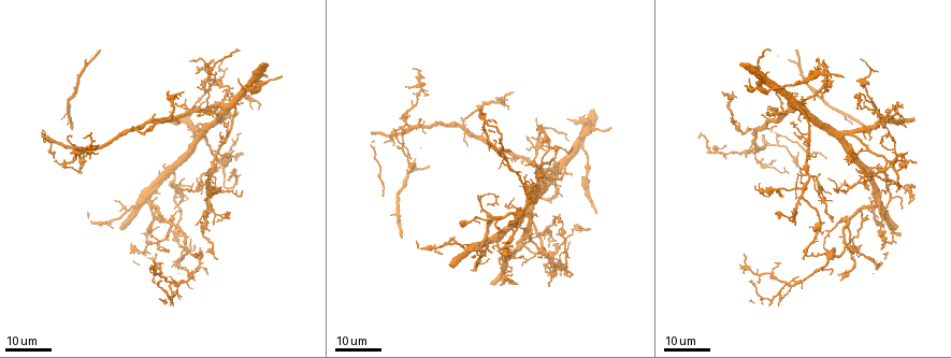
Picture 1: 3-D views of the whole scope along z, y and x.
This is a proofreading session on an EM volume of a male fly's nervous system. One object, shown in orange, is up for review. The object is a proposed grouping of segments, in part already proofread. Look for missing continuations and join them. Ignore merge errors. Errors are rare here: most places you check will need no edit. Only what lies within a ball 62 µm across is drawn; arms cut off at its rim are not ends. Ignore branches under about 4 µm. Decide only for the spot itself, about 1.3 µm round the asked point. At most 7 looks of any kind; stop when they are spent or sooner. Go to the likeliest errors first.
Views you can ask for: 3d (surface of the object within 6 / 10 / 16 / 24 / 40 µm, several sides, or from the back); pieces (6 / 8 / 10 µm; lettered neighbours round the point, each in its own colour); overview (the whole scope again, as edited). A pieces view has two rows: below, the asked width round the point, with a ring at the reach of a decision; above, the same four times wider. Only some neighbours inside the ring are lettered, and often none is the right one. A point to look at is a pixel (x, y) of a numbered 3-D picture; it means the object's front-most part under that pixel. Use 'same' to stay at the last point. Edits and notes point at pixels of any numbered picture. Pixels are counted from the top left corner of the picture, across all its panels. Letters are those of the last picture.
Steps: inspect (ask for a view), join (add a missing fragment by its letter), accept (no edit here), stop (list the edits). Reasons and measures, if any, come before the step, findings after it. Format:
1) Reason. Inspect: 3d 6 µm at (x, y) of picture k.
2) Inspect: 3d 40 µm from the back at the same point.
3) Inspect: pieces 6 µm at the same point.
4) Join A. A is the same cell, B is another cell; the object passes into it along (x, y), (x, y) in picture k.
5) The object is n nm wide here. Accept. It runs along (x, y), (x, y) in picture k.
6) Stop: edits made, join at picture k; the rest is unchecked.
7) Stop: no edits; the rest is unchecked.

An open end. Inspect: 3d 16 µm at (527, 239) of picture 1.

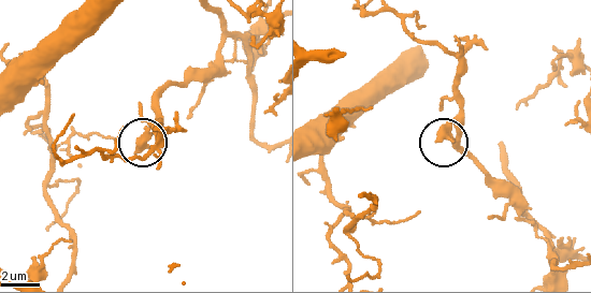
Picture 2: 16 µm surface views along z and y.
What lies round it. Inspect: pieces 8 µm at (440, 140) of picture 2.

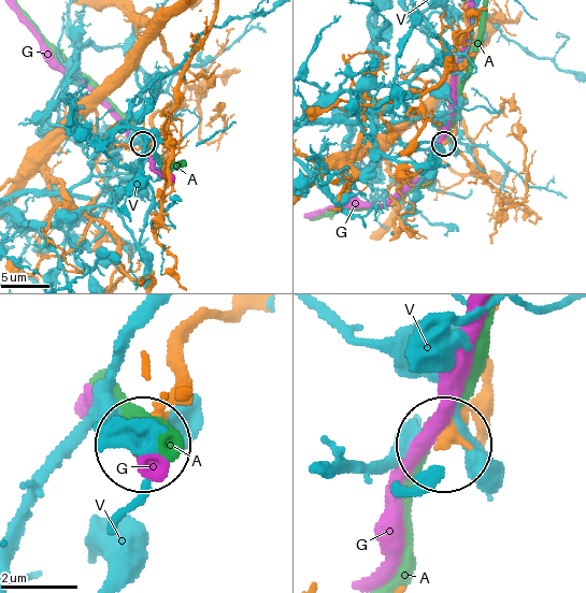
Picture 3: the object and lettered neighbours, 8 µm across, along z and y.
Accept. A, G and V are other cells; none of them fits.

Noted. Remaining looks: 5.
Inspect: 3d 24 µm at (217, 259) of picture 1.

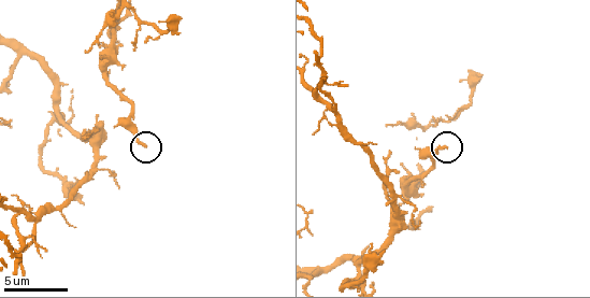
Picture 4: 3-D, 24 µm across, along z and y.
Inspect: pieces 6 µm at (146, 146) of picture 4.

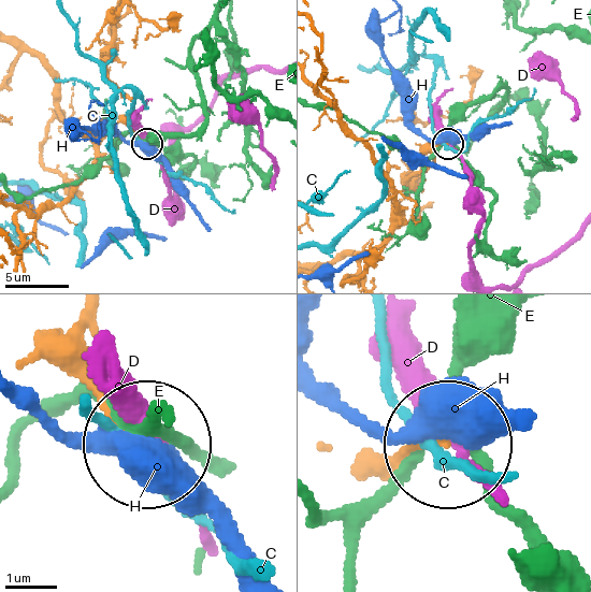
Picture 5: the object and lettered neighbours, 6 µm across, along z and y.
The object is 180 nm wide here. Accept. C, D, E and H are other cells; it runs along (399, 470), (412, 448), (446, 445) in picture 5; no lettered fragment goes on from it.

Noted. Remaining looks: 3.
Branch stops here. Inspect: 3d 16 µm at (176, 104) of picture 1.

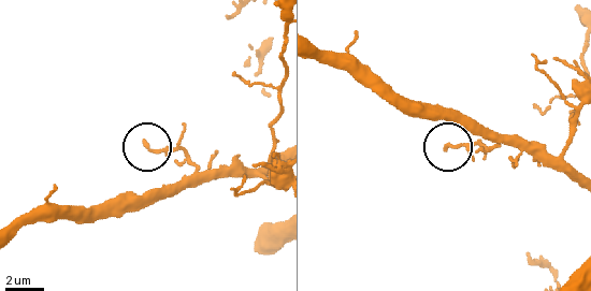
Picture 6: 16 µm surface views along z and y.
Inspect: 3d 6 µm at (144, 141) of picture 6.

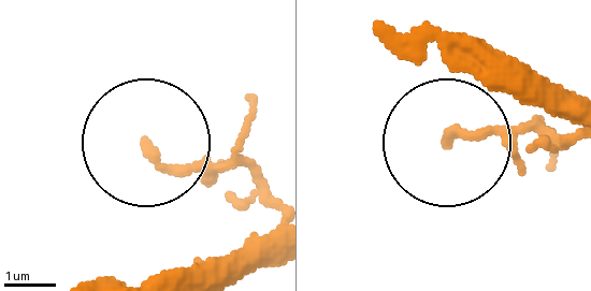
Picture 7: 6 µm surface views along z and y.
Inspect: pieces 8 µm at (148, 146) of picture 7.

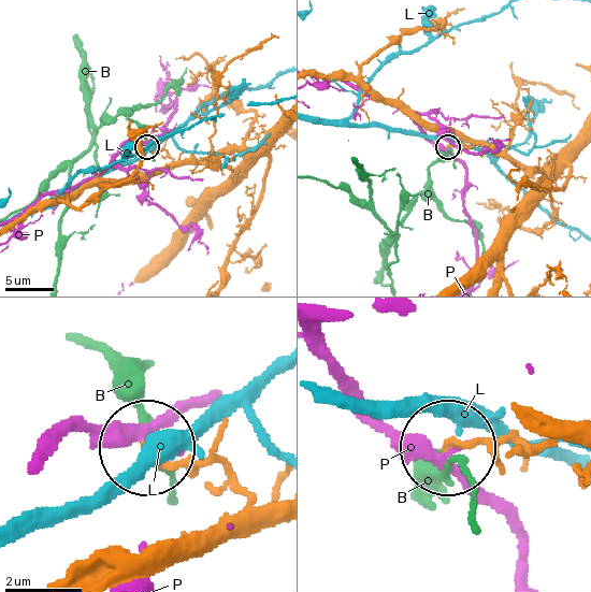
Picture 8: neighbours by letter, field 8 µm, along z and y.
Accept. B, L and P are other cells; it runs along (572, 439), (552, 433), (494, 452), (465, 443), (449, 449) in picture 8; no lettered fragment goes on from it.

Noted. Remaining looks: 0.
Stop: no edits; the rest is unchecked.

